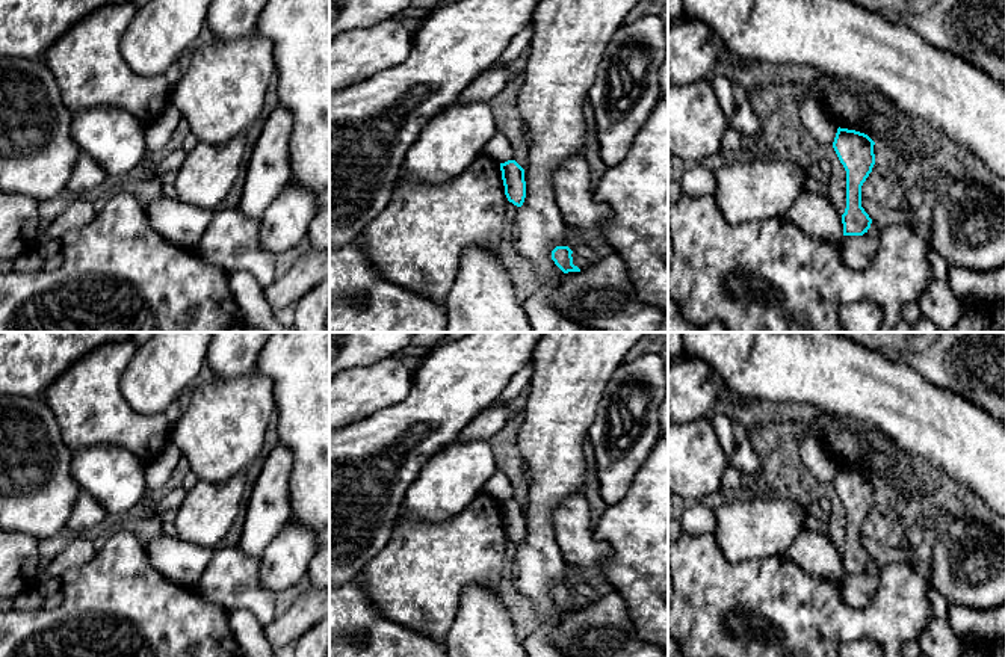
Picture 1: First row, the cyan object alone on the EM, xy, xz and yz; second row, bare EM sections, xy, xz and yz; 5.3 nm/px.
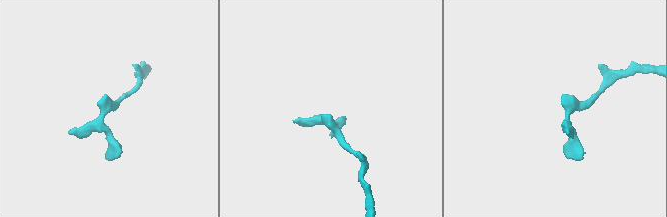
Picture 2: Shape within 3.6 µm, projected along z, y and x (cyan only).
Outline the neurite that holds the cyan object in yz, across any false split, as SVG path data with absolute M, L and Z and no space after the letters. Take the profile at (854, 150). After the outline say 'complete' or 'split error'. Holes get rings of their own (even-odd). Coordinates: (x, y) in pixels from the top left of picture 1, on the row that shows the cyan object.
M837 128L833 148L846 171L843 236L863 236L870 228L872 219L861 207L861 186L875 165L874 145L864 133Z; complete

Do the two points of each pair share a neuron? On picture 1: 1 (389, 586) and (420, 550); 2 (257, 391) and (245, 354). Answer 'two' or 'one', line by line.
1: one
2: two

